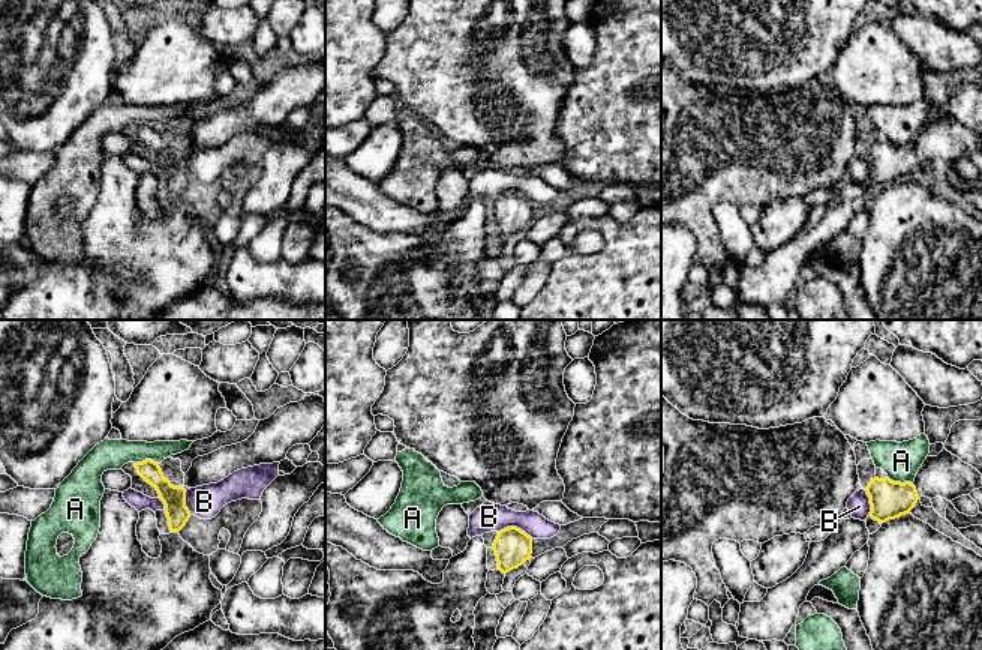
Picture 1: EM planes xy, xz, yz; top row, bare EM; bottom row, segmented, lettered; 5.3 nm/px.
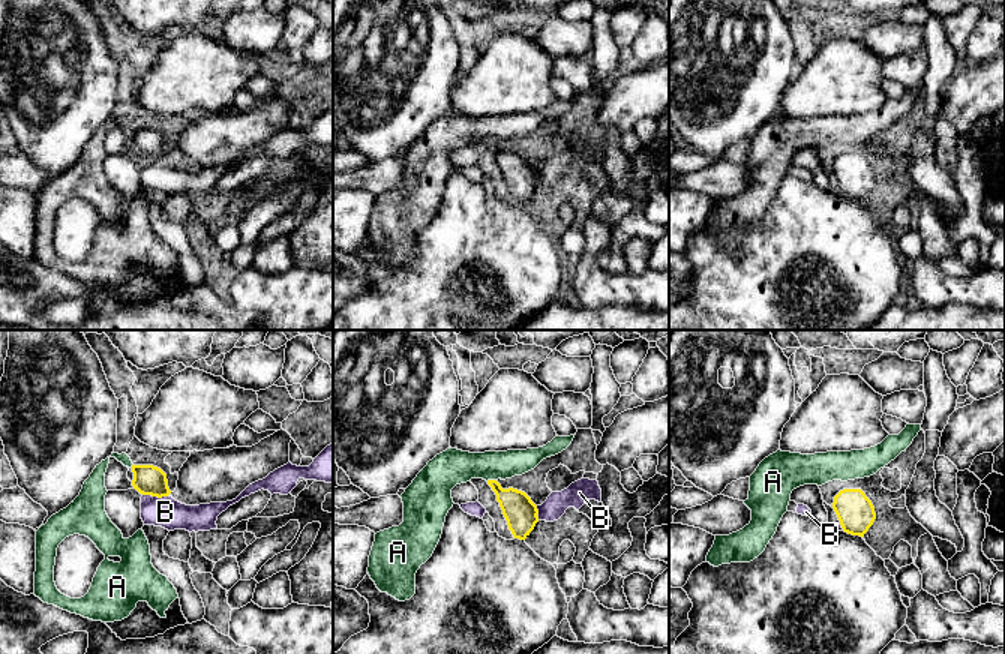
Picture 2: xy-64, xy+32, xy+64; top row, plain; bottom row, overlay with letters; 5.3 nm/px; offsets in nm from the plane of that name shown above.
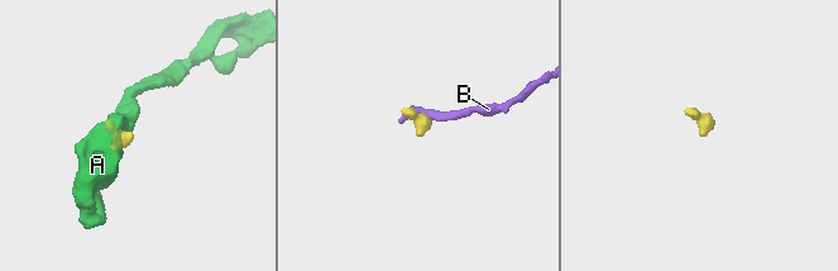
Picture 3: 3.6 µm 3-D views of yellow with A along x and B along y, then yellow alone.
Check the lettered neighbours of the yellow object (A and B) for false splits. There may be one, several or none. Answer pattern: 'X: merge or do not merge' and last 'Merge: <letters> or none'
A: do not merge
B: do not merge
Merge: none

